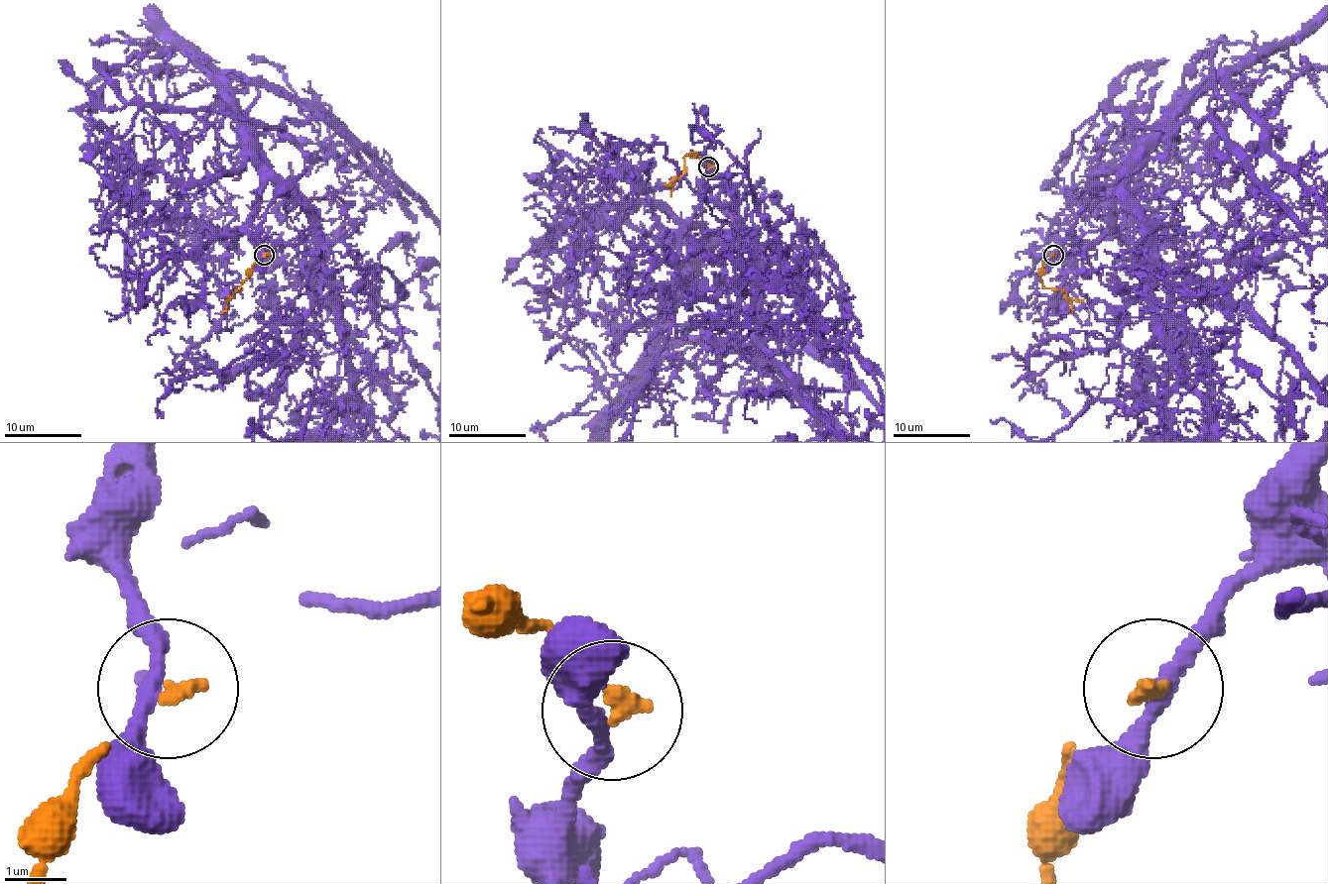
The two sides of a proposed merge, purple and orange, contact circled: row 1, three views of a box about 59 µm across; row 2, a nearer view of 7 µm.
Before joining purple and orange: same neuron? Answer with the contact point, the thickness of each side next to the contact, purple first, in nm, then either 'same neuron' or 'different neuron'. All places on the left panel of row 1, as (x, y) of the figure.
at (264, 255); 280 nm thick on the purple side, 240 nm on the other; different neuron

